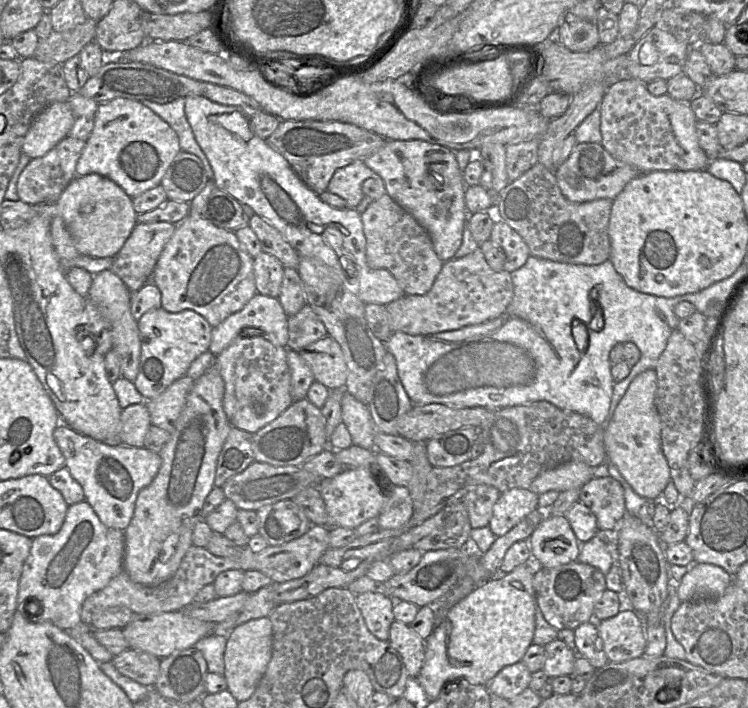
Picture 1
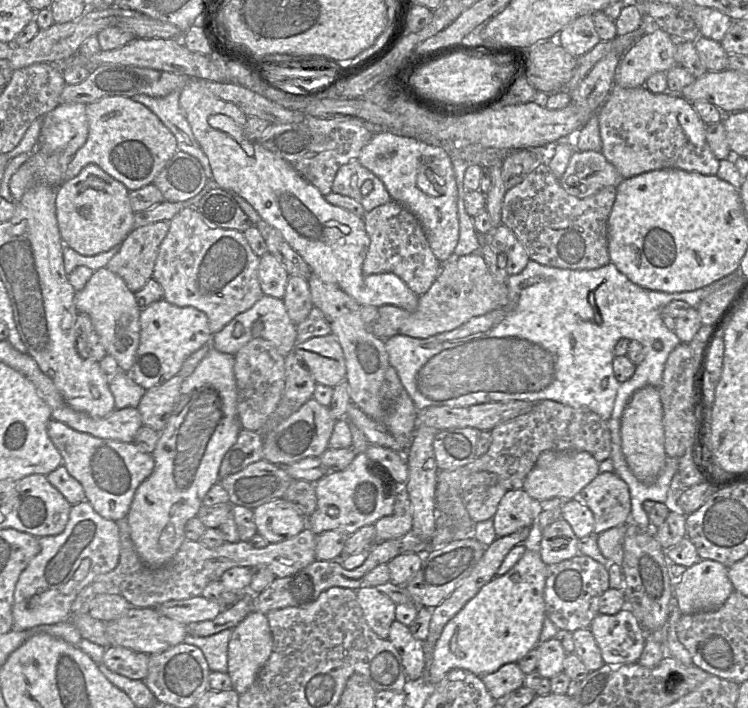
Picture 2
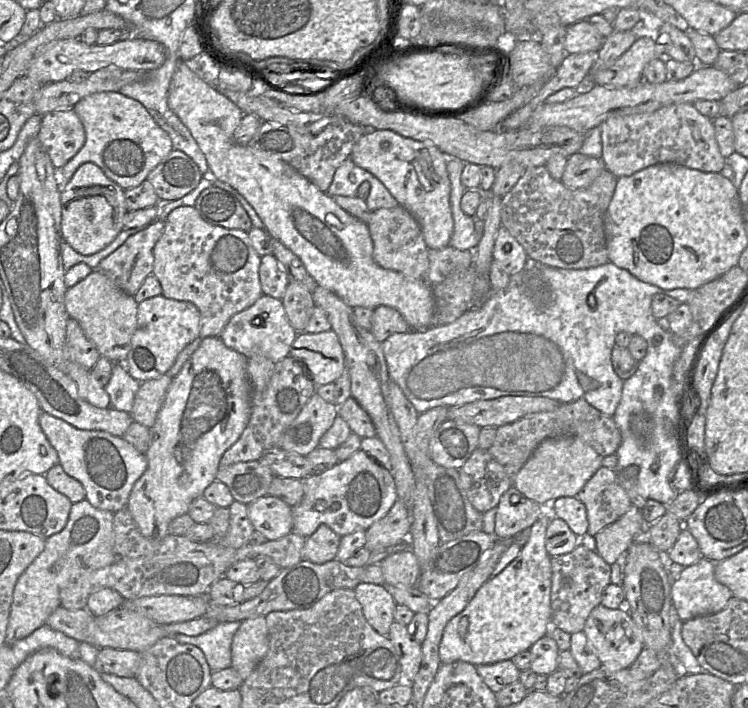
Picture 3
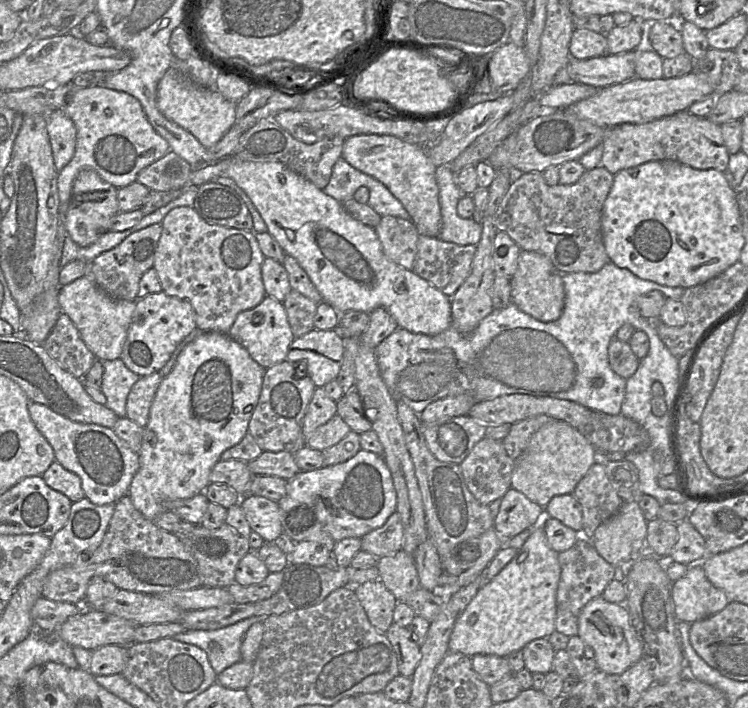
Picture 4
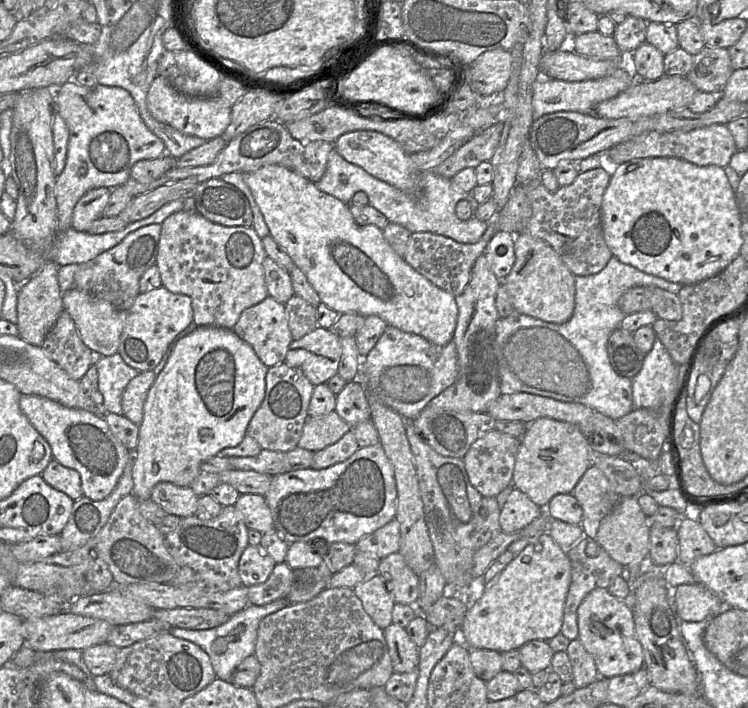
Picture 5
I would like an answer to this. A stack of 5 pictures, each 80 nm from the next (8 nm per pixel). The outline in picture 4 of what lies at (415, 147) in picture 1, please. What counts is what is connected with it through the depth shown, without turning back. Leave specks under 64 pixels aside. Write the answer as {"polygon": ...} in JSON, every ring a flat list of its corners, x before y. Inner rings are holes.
{"polygon":[[354,135,344,140,342,158,357,170,384,184,409,213,419,235,438,237,442,227,436,166,424,146,405,142,395,136]]}

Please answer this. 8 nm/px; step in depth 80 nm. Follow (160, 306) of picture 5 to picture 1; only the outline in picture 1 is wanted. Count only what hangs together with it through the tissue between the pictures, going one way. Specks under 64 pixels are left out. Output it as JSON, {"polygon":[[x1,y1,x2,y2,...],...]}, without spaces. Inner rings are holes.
{"polygon":[[162,307,152,309,138,321,141,339,139,371,133,381,145,400,159,396,174,381,186,375,191,363,209,350,212,326,193,310,170,313]]}

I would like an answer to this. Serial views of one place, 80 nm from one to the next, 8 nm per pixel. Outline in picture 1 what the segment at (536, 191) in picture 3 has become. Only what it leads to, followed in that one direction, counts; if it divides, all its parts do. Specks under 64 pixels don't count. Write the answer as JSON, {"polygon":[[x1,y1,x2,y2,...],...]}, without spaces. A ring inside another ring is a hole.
{"polygon":[[540,163,509,182,495,202,491,211,523,238,532,256,582,265,598,265,610,258,609,221,614,200,571,202,562,194,554,171]]}

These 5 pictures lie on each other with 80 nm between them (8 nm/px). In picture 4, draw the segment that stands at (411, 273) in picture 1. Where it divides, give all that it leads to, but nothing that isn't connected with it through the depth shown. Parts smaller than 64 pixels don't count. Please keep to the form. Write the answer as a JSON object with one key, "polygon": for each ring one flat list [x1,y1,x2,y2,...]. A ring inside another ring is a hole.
{"polygon":[[383,216,374,229,384,254,401,267,412,270,419,237,412,220]]}

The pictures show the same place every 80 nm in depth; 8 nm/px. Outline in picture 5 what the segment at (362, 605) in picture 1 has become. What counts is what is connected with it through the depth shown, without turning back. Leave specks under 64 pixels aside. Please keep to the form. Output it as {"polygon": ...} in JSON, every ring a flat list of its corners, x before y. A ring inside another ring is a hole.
{"polygon":[[370,575,353,587,353,591,378,627,384,630,392,623,392,611,396,602,381,576]]}

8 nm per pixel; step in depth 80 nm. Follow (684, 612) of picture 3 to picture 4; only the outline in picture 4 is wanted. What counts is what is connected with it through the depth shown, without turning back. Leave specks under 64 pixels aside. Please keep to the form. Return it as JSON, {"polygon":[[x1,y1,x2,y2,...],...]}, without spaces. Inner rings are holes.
{"polygon":[[701,563,688,566,686,574,672,583,676,617,694,623,708,618,728,605,725,593,706,577]]}

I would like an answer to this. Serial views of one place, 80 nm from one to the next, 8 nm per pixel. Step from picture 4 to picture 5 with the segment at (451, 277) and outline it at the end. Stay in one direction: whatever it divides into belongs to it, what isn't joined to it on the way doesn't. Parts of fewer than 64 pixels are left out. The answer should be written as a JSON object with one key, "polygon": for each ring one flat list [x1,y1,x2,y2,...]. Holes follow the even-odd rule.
{"polygon":[[494,223,488,224,484,235,473,244,460,243,431,232,414,232,409,238,404,260,434,285,453,296,458,296,468,285,476,259,484,253,490,238,497,232]]}

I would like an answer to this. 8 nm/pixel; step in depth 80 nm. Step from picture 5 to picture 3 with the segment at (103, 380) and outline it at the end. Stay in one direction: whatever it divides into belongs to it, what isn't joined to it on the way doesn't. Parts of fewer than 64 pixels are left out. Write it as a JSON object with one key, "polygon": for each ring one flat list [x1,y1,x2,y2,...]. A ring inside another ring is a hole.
{"polygon":[[114,363,112,375,105,386,110,397,110,407,131,413,140,382,130,376,124,363]]}

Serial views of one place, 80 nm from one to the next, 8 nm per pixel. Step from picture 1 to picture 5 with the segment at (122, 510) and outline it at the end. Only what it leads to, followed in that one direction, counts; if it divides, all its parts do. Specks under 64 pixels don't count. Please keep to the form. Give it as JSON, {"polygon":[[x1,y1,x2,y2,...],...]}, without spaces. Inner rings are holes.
{"polygon":[[22,394,19,405,30,423,50,445,53,458,80,474,83,495,94,501,106,498,131,462,134,452,128,450,112,434,103,415,68,408,37,395]]}

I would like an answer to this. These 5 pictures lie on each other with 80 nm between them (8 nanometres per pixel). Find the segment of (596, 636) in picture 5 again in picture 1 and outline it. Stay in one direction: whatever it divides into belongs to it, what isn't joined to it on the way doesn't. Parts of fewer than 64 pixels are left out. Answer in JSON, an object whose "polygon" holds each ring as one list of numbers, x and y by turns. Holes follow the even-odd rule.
{"polygon":[[633,611,596,621,602,648,610,662,625,662,644,655,646,631]]}

